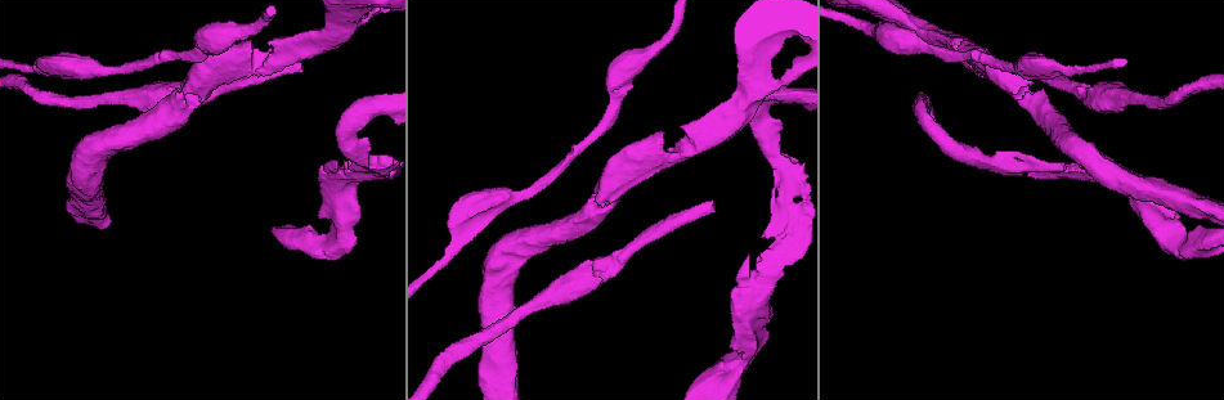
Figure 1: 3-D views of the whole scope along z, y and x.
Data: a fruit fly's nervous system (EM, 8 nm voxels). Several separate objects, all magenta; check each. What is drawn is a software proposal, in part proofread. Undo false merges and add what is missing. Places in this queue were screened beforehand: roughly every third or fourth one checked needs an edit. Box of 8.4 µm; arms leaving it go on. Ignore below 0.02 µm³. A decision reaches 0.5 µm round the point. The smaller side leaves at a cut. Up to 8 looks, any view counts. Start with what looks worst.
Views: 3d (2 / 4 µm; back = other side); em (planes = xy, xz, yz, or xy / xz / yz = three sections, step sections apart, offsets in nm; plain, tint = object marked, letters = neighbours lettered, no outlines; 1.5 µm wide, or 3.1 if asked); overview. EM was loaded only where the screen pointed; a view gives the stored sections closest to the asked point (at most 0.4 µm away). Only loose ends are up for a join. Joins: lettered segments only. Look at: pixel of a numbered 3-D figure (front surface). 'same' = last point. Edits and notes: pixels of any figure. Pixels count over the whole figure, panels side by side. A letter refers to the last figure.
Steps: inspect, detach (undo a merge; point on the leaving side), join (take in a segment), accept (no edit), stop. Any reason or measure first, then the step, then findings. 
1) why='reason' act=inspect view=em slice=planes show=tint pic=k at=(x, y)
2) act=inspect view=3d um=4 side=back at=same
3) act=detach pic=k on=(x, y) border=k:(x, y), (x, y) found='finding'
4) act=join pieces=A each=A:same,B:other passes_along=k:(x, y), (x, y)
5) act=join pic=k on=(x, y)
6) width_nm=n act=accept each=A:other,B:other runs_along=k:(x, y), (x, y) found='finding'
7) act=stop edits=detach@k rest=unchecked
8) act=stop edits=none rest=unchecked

why='free end' act=inspect view=3d um=2 pic=1 at=(713, 202)

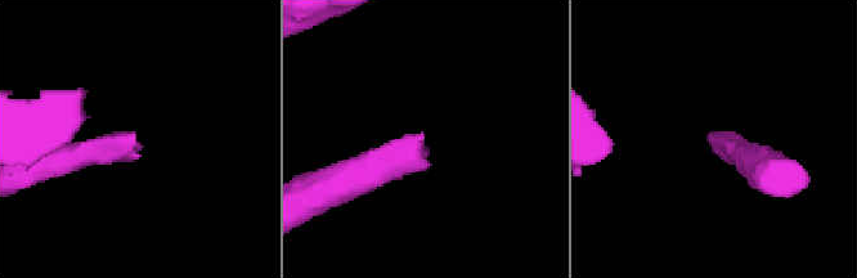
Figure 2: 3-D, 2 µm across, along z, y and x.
why='need the tissue' act=inspect view=em um=3.1 slice=planes show=tint pic=2 at=(133, 133)

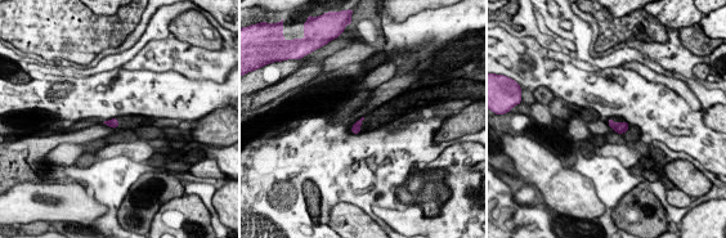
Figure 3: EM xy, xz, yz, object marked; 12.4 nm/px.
why='what lies round it' act=inspect view=em um=3.1 slice=planes show=letters at=same

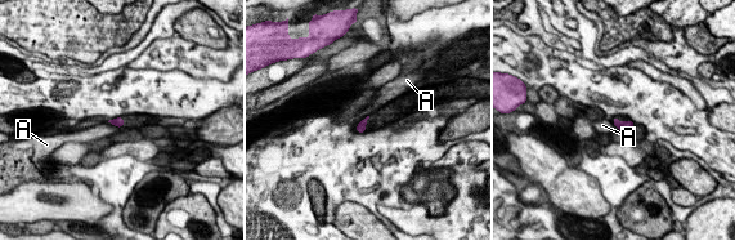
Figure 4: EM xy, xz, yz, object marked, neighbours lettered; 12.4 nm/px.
longest_contact=A:200nm act=accept each=A:other border=4:(107, 121), (120, 129) found='no lettered segment goes on from it'

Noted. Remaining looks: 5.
why='thick turns thin' act=inspect view=em slice=planes show=letters pic=1 at=(478, 205)

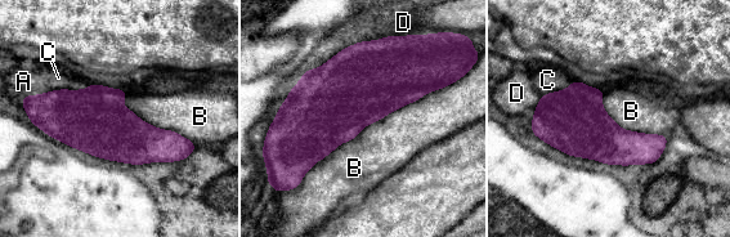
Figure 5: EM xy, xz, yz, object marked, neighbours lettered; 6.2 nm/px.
act=accept each=A:other,B:other,C:other,D:other found='one neuron here'

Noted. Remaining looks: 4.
why='thick turns thin' act=inspect view=em slice=xz step=8 show=letters pic=1 at=(646, 50)

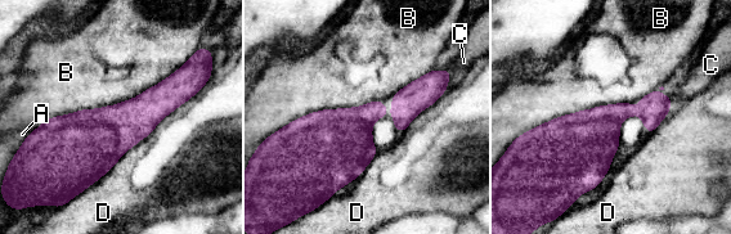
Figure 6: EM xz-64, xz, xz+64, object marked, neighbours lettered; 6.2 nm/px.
why='cut it another way' act=inspect view=em slice=planes show=letters at=same

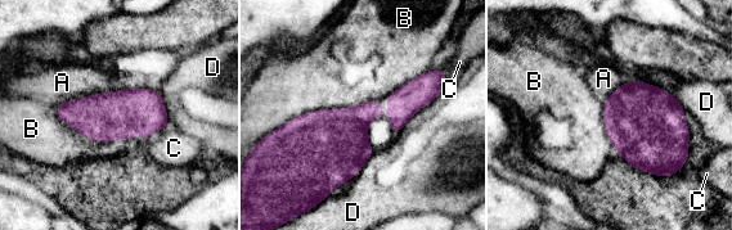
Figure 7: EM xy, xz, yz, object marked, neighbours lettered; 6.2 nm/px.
act=accept each=A:other,B:other,C:other,D:other found='continuous, no second neuron'

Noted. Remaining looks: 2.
act=stop edits=none rest=unchecked

